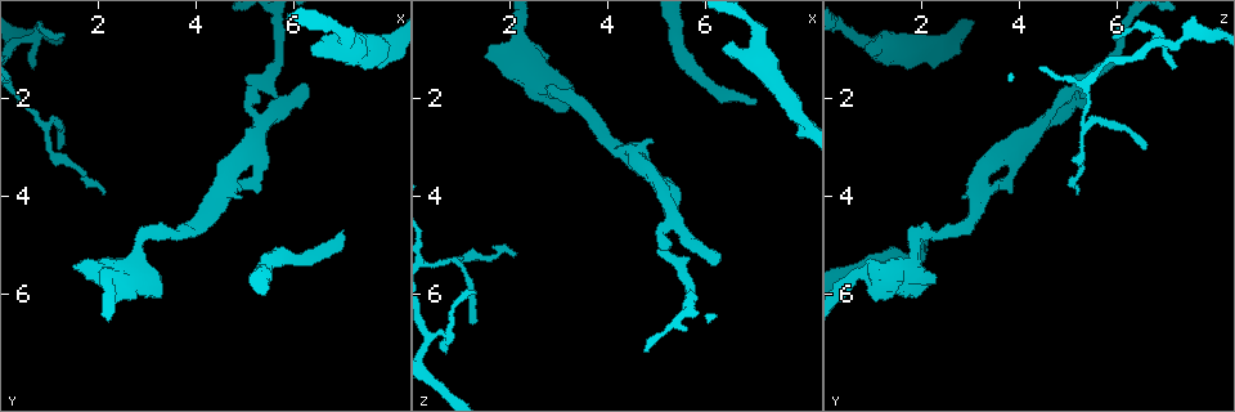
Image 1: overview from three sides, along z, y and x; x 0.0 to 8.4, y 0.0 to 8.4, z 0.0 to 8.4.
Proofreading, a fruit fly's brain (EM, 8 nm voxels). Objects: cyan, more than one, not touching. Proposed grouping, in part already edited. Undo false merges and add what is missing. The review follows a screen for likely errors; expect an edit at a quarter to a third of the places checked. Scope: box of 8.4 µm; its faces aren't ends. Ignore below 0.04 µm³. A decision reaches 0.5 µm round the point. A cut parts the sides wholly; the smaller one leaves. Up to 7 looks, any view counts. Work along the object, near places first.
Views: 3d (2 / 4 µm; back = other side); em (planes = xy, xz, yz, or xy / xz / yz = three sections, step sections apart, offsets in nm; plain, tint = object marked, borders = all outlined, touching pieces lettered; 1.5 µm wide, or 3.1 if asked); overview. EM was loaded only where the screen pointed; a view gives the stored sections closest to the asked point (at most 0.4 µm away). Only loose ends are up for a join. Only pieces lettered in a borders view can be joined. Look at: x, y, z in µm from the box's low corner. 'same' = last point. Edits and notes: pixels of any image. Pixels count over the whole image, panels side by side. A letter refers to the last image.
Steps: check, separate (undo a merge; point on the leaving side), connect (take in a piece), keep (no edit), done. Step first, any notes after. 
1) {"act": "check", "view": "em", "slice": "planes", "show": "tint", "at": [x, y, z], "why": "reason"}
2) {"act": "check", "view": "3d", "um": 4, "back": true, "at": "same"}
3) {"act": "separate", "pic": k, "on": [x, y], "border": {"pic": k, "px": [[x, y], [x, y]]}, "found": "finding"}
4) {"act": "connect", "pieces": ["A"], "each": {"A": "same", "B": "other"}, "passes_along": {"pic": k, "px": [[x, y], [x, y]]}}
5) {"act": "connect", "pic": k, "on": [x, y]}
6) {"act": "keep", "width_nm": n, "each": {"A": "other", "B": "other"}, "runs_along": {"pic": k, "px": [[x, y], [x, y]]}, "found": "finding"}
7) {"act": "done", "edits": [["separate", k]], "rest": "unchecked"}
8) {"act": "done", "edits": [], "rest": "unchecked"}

{"act": "check", "view": "3d", "um": 2, "back": true, "at": [6.40, 1.15, 0.95], "why": "an open end"}

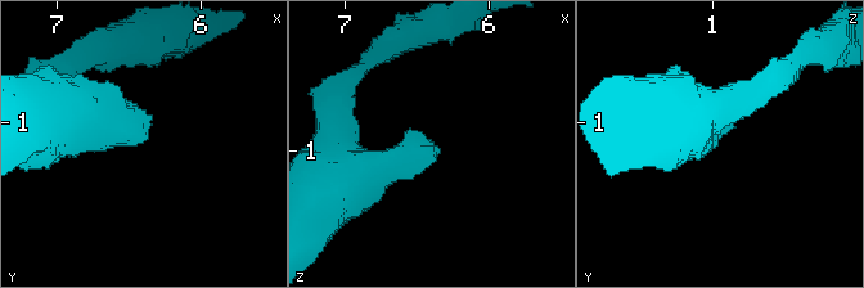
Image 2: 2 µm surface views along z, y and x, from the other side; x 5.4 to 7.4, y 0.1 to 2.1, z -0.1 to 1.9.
{"act": "check", "view": "em", "slice": "yz", "step": 8, "show": "tint", "at": [6.46, 1.18, 0.98]}

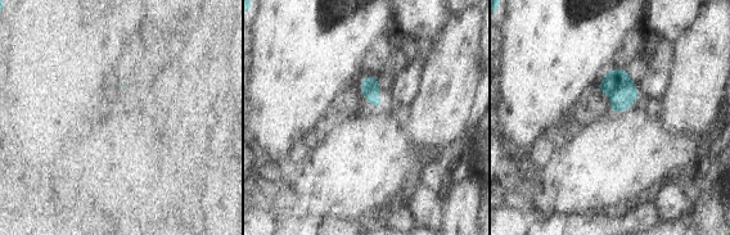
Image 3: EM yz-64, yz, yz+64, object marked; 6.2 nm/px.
{"act": "check", "view": "em", "slice": "planes", "show": "borders", "at": "same"}

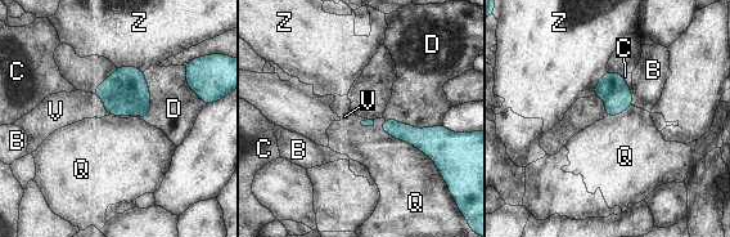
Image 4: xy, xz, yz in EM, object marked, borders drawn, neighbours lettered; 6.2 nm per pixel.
{"act": "connect", "pieces": ["V"], "longest_contact_nm": ["Q", 460], "each": {"B": "other", "C": "other", "D": "other", "Q": "other", "V": "same", "Z": "other"}, "found": "it goes on there"}

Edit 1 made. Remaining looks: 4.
{"act": "check", "view": "em", "slice": "planes", "show": "borders", "at": [7.05, 4.65, 2.10], "why": "free end"}

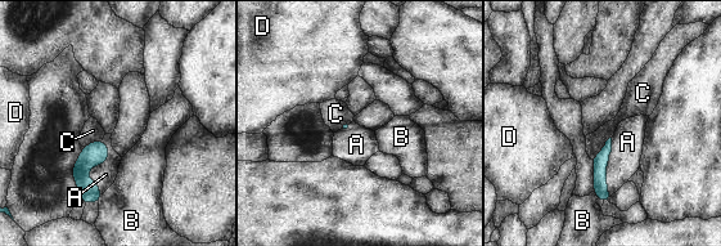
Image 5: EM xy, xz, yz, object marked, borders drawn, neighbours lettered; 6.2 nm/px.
{"act": "connect", "pieces": ["A"], "each": {"A": "same", "B": "other", "C": "other", "D": "other"}, "passes_along": {"pic": 5, "px": [[95, 153], [95, 164], [106, 174]]}, "found": "it goes on there"}

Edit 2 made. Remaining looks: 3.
{"act": "check", "view": "overview"}

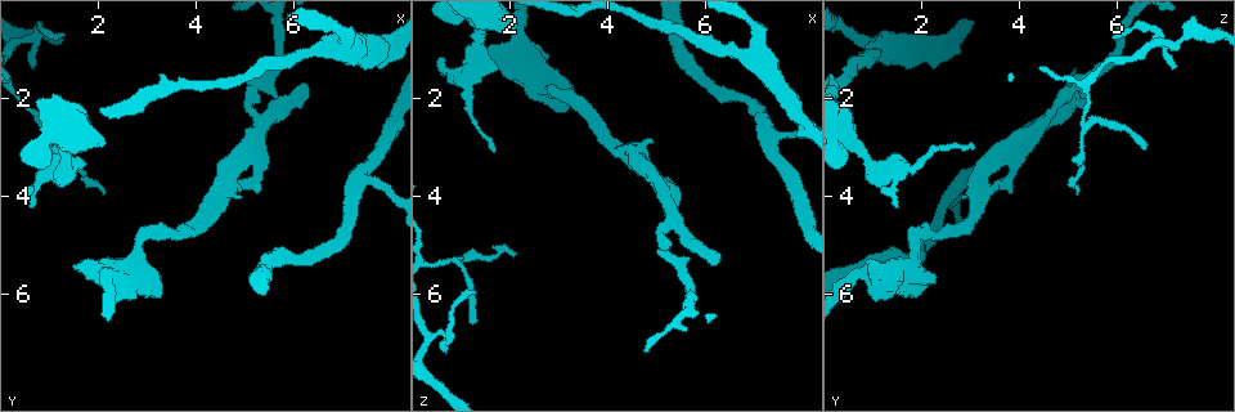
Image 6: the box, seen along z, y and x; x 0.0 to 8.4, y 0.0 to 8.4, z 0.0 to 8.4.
{"act": "check", "view": "em", "slice": "planes", "show": "borders", "at": [1.55, 5.40, 1.15], "why": "free end"}

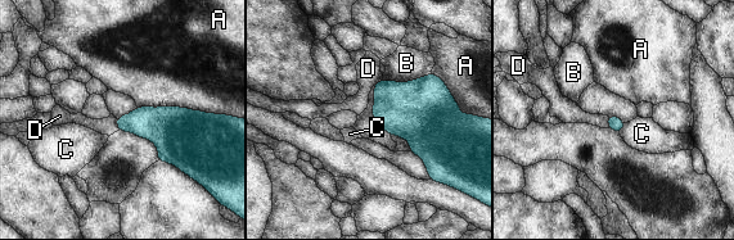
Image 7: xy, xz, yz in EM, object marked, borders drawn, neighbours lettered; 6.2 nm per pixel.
{"act": "keep", "each": {"A": "other", "B": "other", "C": "other", "D": "other"}, "border": {"pic": 7, "px": [[115, 118], [118, 130]]}, "found": "none of them fits"}

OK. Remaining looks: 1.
{"act": "done", "edits": [["connect", 4], ["connect", 5]], "rest": "unchecked"}

